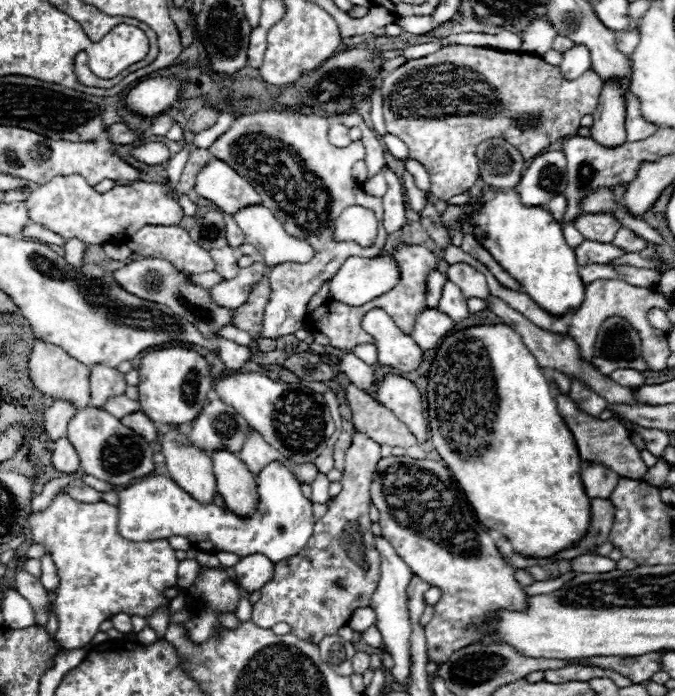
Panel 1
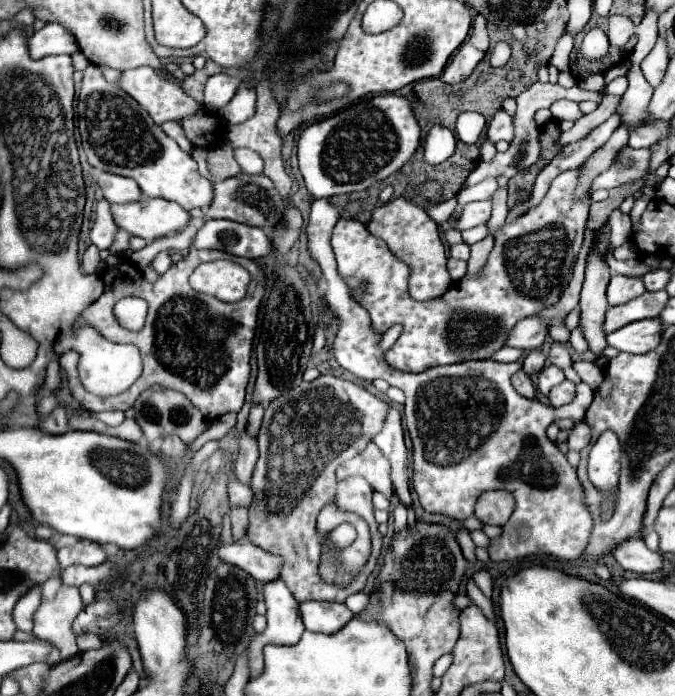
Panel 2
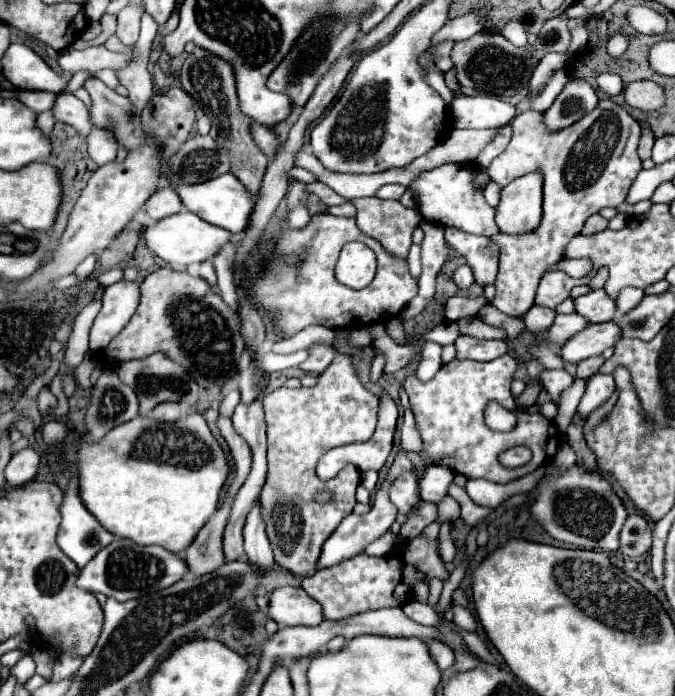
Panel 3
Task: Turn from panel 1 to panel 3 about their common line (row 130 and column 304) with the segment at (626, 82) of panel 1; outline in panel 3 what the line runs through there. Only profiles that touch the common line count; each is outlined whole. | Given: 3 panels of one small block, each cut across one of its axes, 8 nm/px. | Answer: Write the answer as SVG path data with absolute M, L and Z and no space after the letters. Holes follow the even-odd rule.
M284 586L270 594L268 616L280 626L316 626L322 618L322 606L302 588Z

